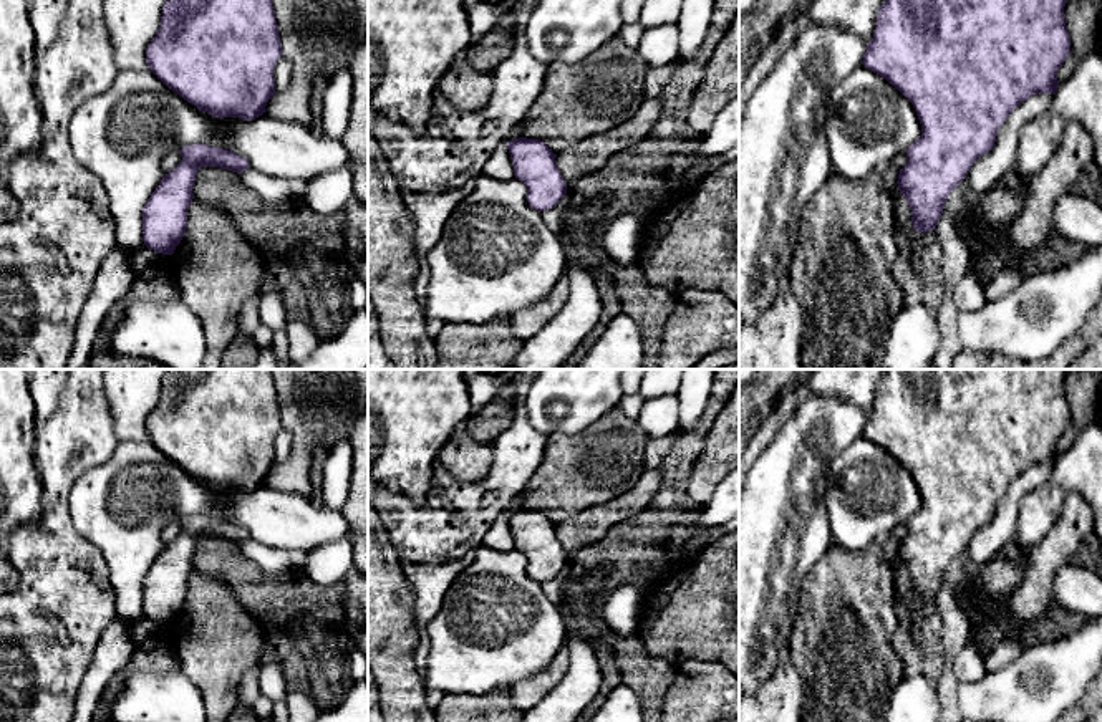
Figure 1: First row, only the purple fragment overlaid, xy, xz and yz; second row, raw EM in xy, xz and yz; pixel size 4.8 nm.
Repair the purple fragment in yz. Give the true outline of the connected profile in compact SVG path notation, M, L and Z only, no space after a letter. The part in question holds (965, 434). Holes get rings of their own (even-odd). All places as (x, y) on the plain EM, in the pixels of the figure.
M885 369L862 436L893 455L915 479L921 507L898 545L898 561L911 580L918 604L936 603L948 566L971 537L988 525L1008 487L1032 465L1056 465L1057 442L1071 426L1064 391L1067 369Z

